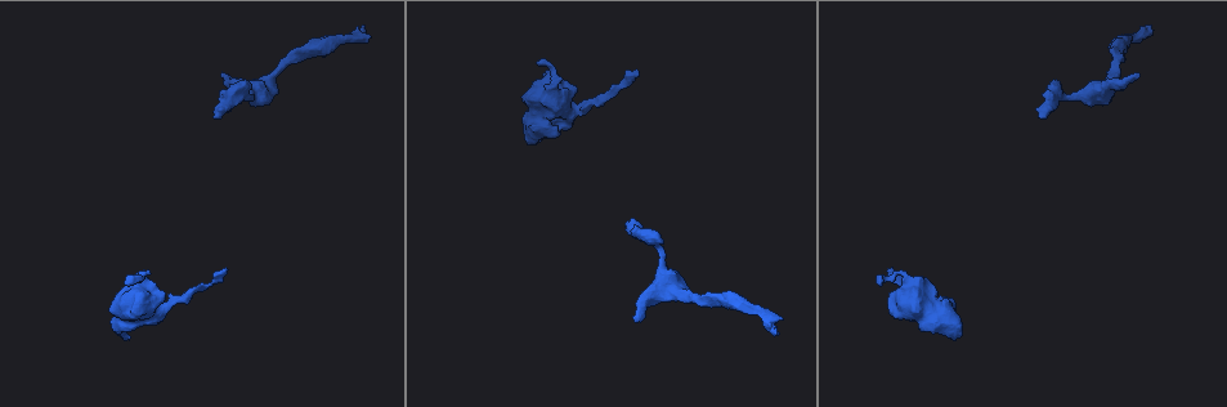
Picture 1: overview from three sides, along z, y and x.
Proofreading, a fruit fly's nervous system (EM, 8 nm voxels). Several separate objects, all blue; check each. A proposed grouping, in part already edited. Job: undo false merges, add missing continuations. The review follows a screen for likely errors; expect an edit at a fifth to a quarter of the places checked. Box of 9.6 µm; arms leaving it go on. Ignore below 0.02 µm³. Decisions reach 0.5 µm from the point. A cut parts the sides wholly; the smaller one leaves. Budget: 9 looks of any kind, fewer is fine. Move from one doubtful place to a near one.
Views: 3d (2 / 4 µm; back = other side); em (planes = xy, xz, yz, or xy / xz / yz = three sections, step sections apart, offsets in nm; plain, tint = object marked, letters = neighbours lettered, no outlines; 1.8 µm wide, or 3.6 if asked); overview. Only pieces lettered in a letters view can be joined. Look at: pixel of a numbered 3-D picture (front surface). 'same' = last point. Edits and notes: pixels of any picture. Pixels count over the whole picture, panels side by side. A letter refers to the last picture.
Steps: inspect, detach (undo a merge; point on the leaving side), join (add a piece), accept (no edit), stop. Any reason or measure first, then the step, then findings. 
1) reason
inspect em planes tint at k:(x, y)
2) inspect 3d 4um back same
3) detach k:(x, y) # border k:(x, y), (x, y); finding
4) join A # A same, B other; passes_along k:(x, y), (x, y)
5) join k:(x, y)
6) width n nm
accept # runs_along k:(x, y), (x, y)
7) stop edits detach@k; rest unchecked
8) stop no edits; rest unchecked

long arm stops here
inspect em xz step 16 letters at 1:(777, 331)

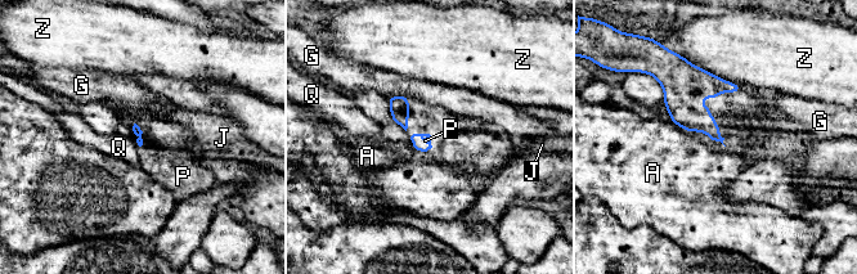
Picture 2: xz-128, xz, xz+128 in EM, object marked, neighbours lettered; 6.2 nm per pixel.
inspect em planes letters same

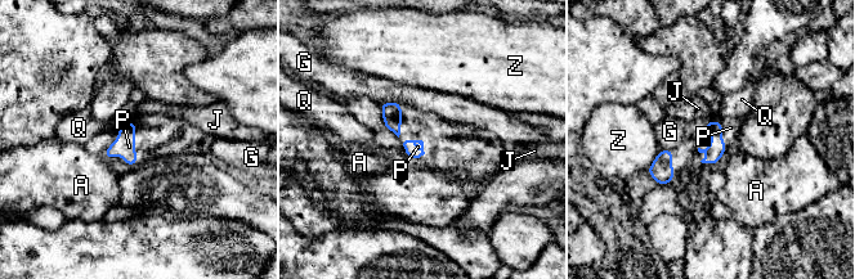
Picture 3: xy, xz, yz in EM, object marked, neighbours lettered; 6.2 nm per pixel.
join P # A other, G other, J other, P same, Q other, Z other; it goes on there

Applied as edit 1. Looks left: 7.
inspect overview

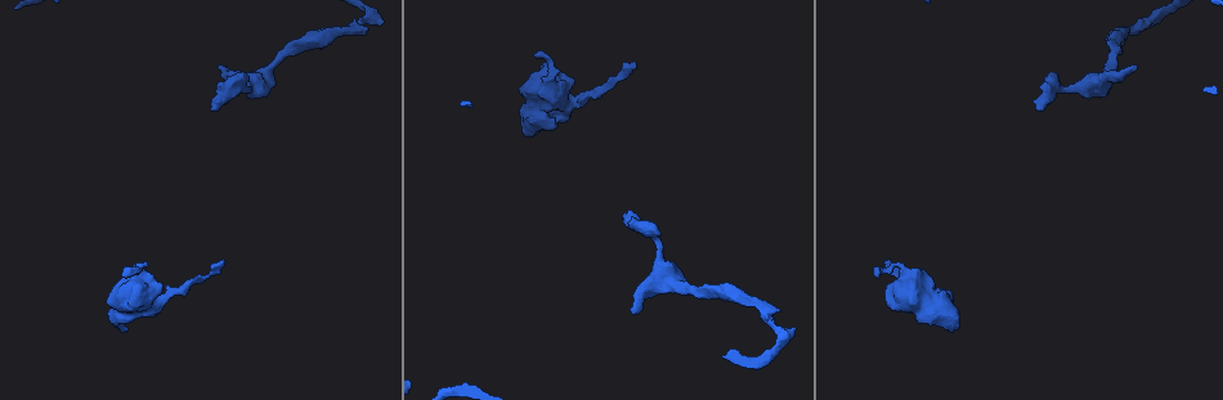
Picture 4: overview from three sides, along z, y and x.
free end
inspect 3d 2um at 4:(223, 262)

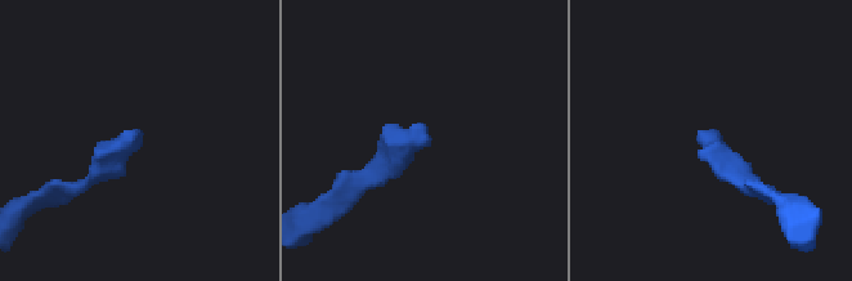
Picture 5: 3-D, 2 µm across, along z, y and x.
need the tissue
inspect em 3.6um yz step 8 letters at 5:(716, 134)

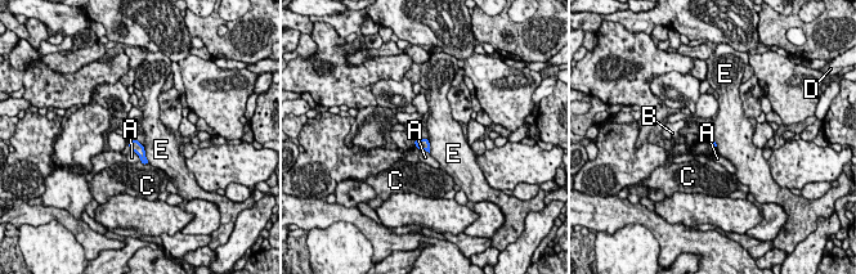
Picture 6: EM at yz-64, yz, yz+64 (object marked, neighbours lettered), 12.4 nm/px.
inspect em 3.6um planes letters same

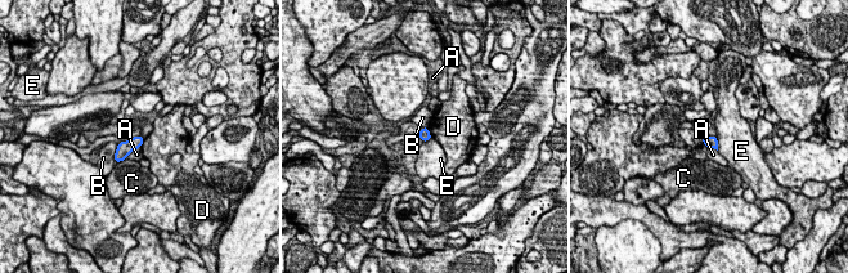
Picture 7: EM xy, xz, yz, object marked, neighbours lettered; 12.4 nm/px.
longest_contact A 240 nm
accept # A other, B other, C other, D other, E other; border 7:(716, 137), (718, 150); no lettered piece goes on from it

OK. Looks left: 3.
thin end
inspect 3d 2um at 4:(878, 276)

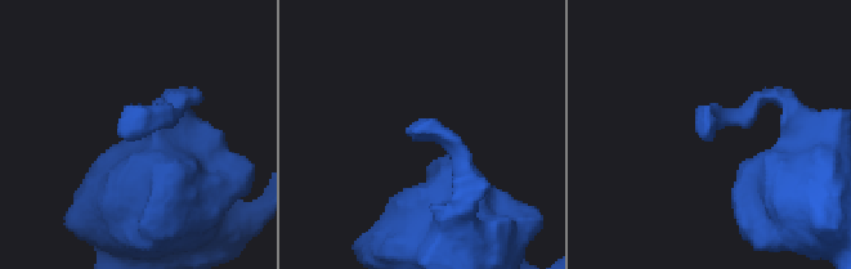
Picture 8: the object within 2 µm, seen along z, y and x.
inspect em yz step 4 tint at 8:(707, 137)

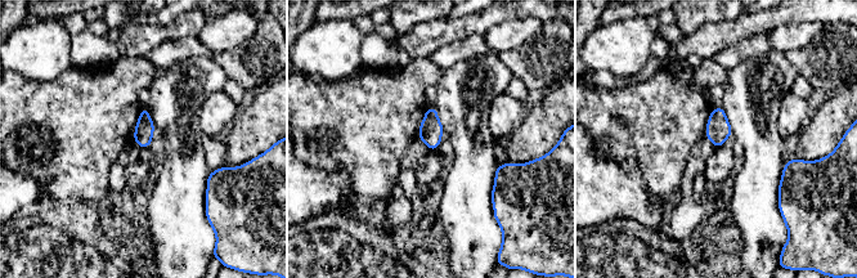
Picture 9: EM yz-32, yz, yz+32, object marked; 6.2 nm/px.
cut it another way
inspect em planes letters same

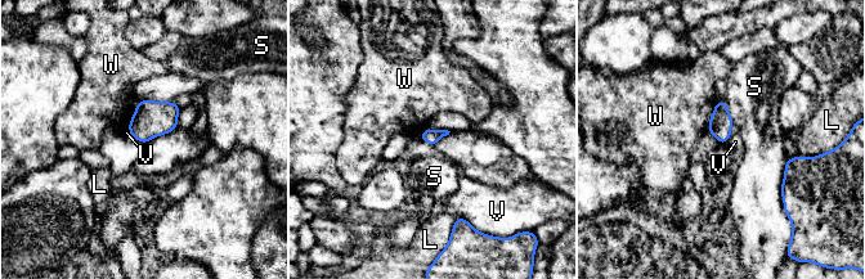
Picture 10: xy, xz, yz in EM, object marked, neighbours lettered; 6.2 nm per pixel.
accept # L other, S other, V other, W other; border 10:(421, 139), (434, 145); none of them fits

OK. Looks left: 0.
stop edits join@3; rest unchecked

